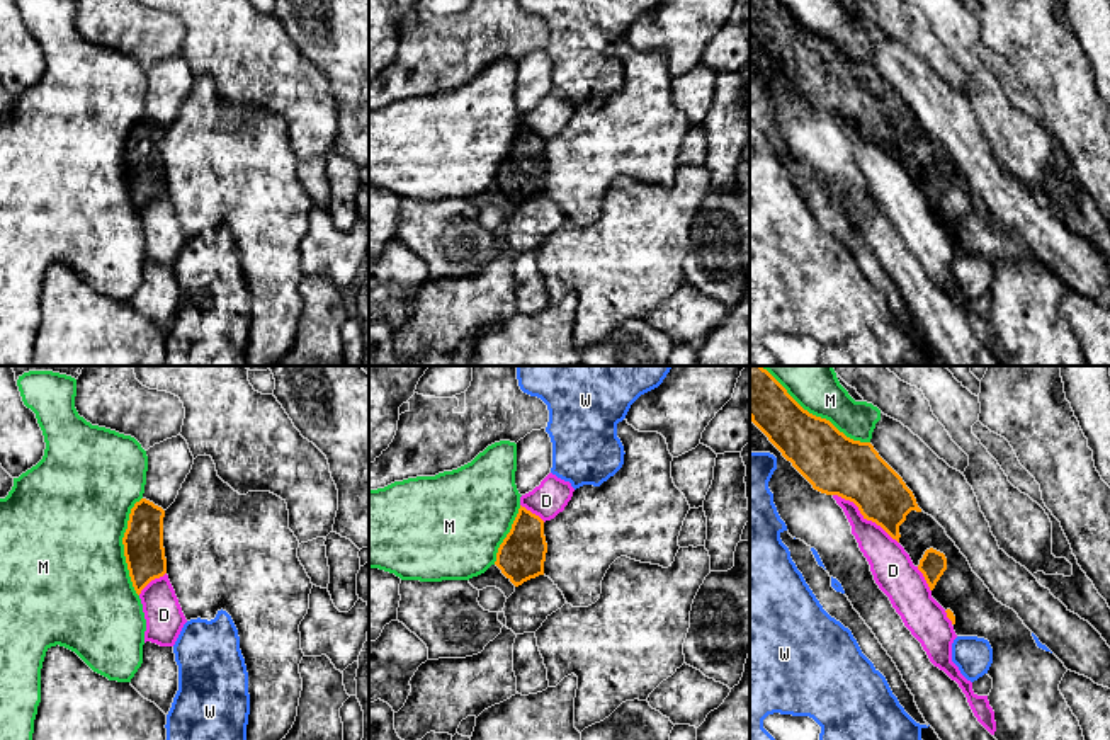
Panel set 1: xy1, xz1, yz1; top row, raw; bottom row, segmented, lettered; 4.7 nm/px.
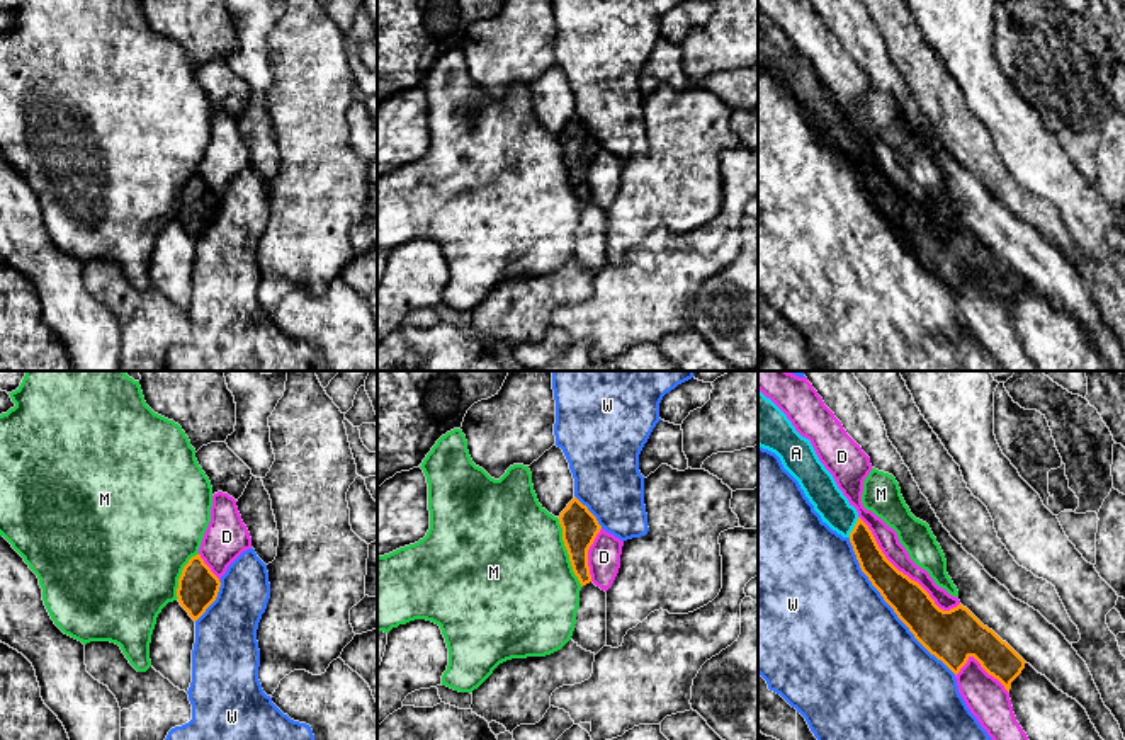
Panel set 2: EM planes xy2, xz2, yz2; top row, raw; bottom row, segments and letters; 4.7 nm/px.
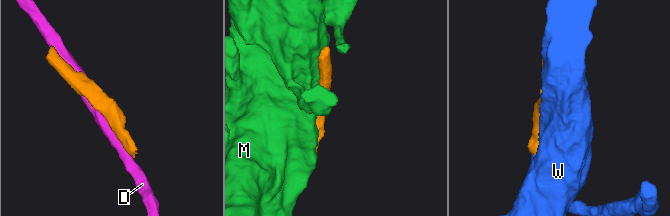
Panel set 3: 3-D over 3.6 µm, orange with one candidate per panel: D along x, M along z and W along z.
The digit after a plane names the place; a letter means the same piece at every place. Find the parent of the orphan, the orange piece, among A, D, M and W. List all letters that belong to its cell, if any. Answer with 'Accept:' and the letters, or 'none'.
Accept: A

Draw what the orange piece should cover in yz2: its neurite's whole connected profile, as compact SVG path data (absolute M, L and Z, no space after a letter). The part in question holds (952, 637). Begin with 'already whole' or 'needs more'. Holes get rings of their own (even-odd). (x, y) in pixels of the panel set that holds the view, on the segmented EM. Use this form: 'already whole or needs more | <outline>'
needs more | M760 390L758 446L780 458L823 522L850 539L862 572L931 655L955 675L974 657L1009 692L1026 662L962 604L950 611L940 609L918 582L885 558L868 526L819 461L811 441Z

